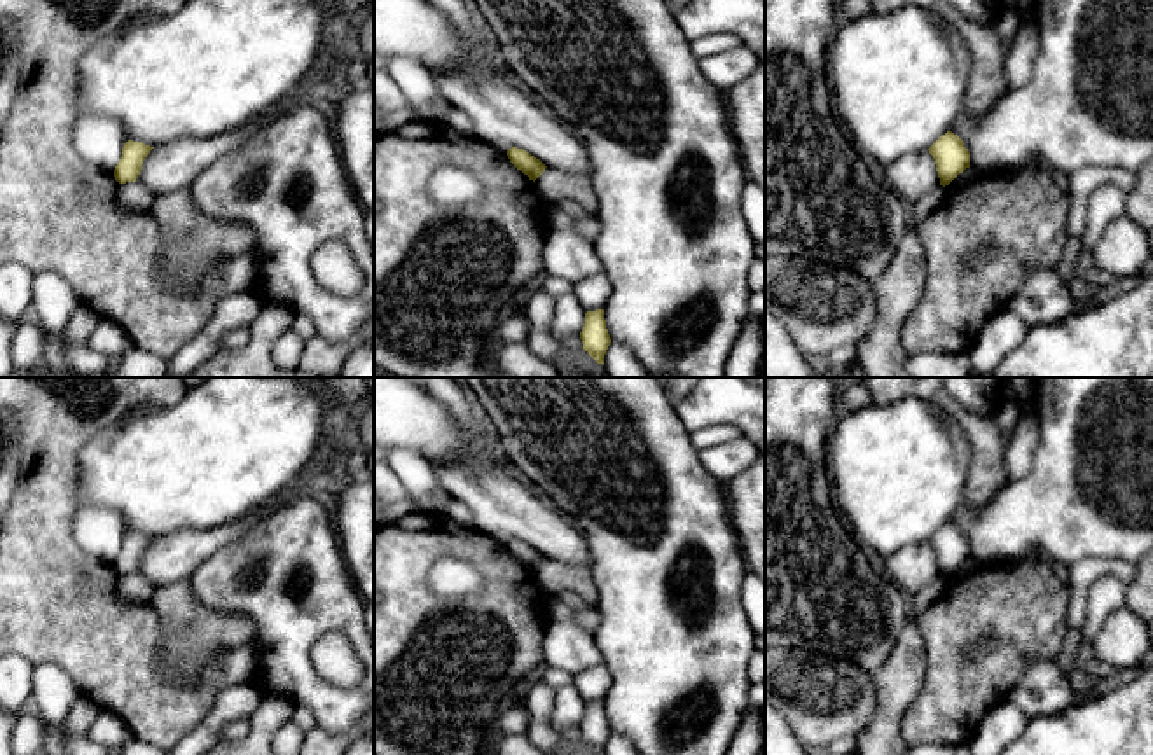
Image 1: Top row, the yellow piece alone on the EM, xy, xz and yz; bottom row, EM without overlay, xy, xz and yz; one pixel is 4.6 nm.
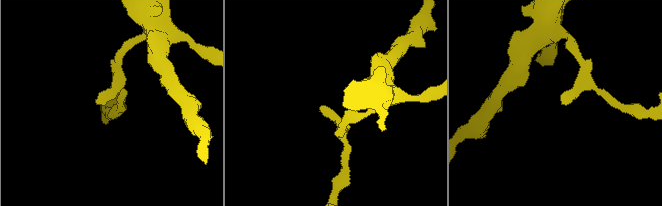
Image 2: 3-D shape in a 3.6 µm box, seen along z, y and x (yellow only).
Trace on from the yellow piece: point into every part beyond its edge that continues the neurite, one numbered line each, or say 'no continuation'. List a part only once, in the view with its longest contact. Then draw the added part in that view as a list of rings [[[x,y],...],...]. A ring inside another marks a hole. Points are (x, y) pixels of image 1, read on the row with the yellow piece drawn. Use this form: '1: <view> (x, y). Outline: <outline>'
no continuation

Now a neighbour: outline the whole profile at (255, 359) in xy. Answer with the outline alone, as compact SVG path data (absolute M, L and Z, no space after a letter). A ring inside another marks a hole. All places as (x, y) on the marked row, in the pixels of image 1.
M264 304L248 327L250 339L245 346L220 350L187 378L318 378L299 367L285 371L274 364L274 343L290 329L293 316L283 304Z

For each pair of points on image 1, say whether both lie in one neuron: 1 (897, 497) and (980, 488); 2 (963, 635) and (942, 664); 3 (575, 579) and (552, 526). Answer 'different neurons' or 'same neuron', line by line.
1: different neurons
2: same neuron
3: different neurons

